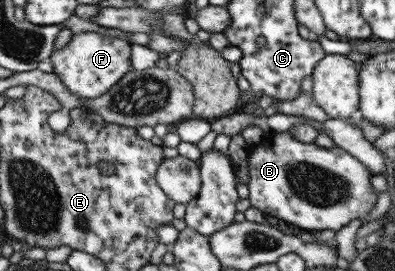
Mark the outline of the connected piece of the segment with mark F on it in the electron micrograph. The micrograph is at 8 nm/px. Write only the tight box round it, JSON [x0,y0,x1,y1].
[51,33,131,99]

